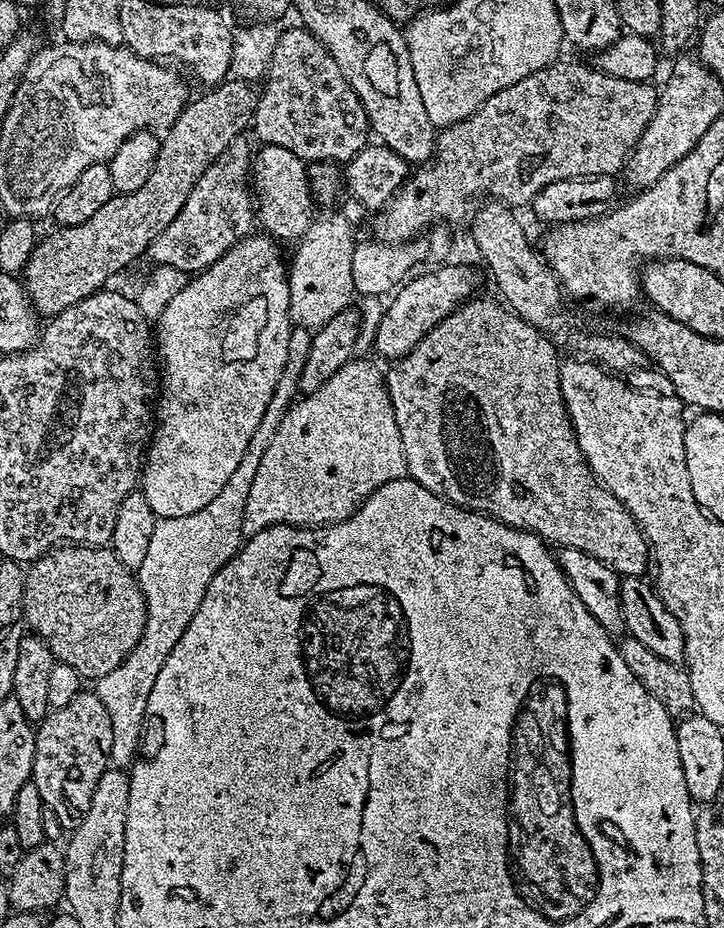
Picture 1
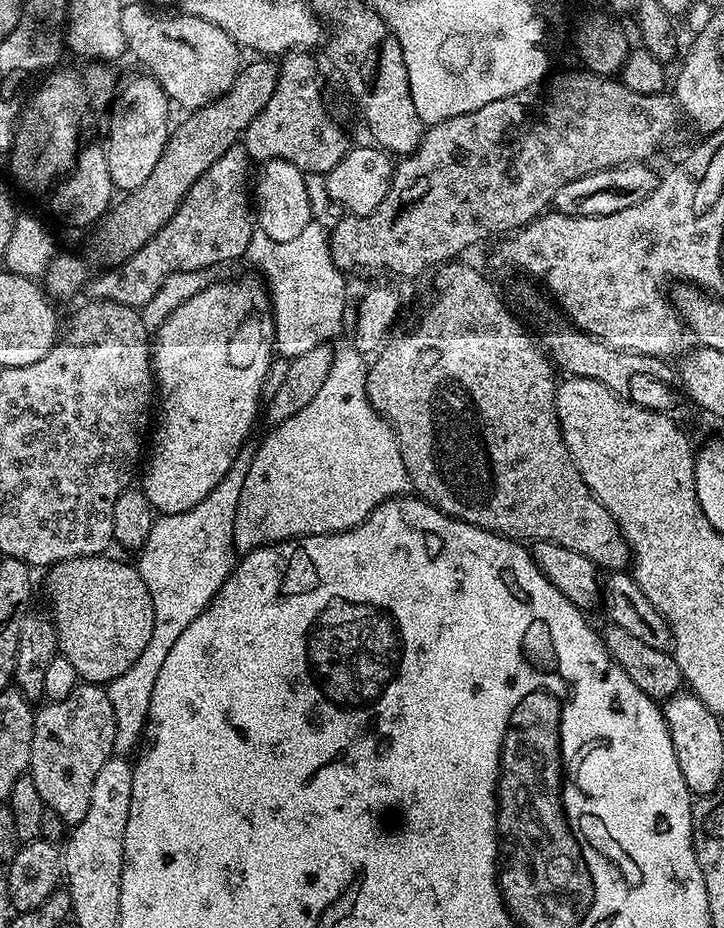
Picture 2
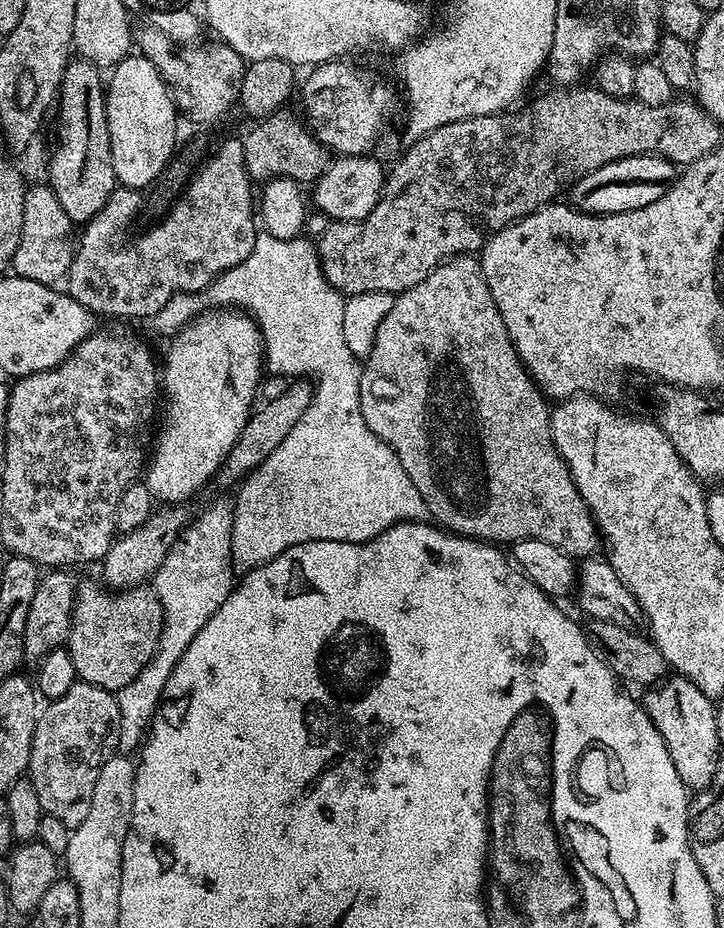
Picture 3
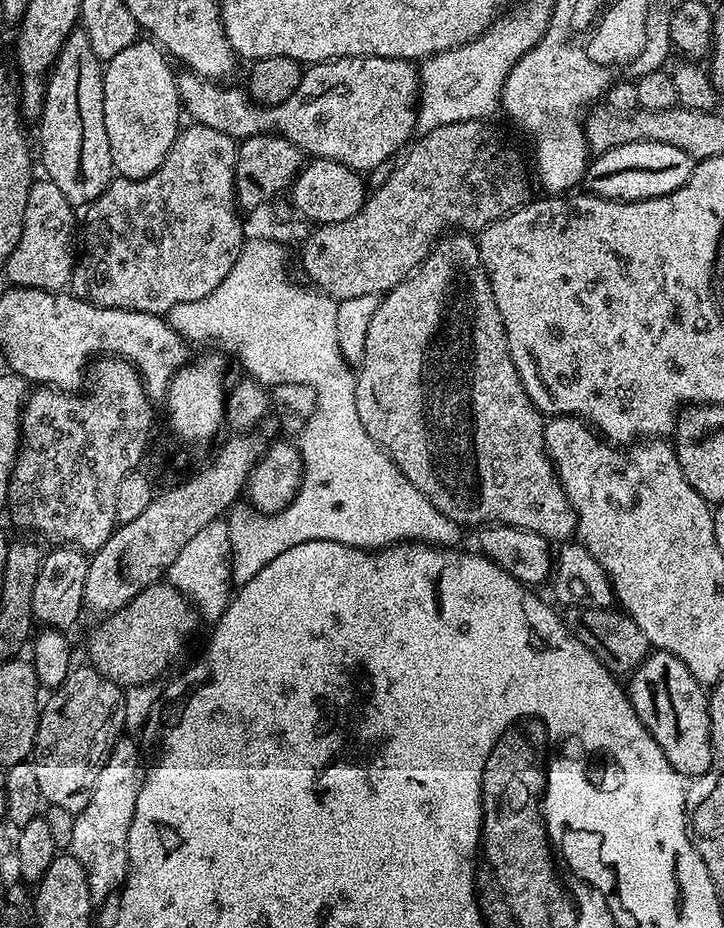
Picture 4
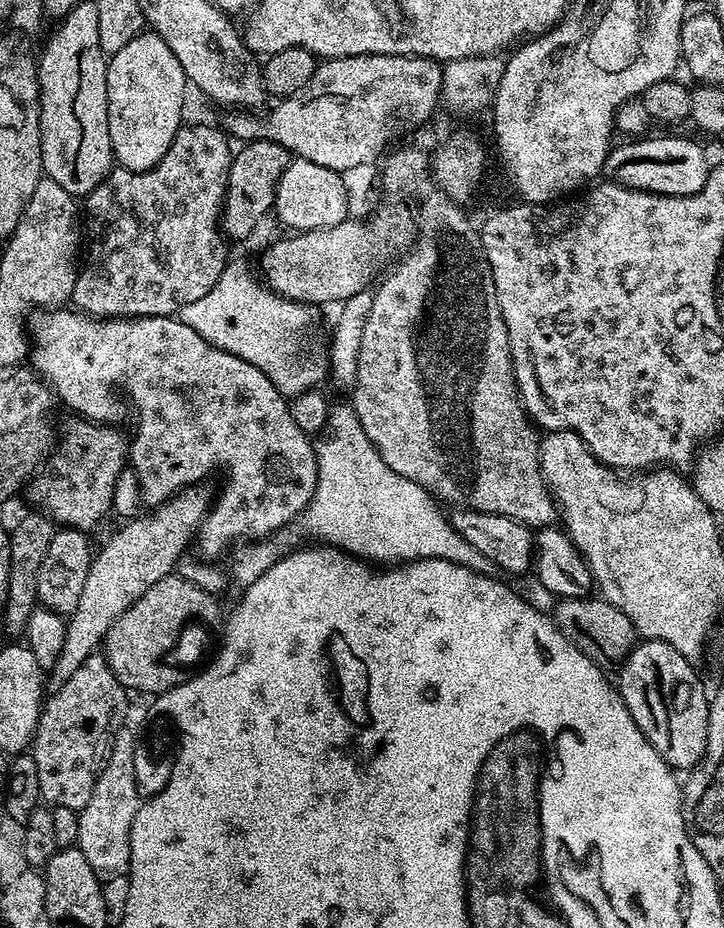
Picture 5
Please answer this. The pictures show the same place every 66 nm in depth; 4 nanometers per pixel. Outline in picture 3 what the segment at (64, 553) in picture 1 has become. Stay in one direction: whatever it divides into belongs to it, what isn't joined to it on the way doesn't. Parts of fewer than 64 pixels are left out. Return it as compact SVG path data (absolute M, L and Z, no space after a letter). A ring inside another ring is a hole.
M81 583L77 587L66 647L77 677L83 683L115 694L136 677L147 660L156 655L164 611L162 602L151 587L133 586L116 591L97 584Z

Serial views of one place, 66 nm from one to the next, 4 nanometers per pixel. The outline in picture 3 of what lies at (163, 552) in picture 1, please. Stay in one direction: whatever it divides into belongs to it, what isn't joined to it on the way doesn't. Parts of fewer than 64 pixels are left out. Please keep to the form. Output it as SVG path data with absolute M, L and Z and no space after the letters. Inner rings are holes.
M231 499L214 501L192 525L189 523L177 535L174 543L168 548L166 558L158 566L154 577L154 591L162 602L164 611L159 649L156 655L138 670L138 674L131 682L115 693L120 711L118 744L120 740L124 748L141 747L152 723L152 717L157 715L160 695L164 692L172 668L184 653L184 647L202 626L206 626L206 622L210 622L218 606L222 606L222 602L226 602L226 598L232 593L234 587L230 546L232 506Z

